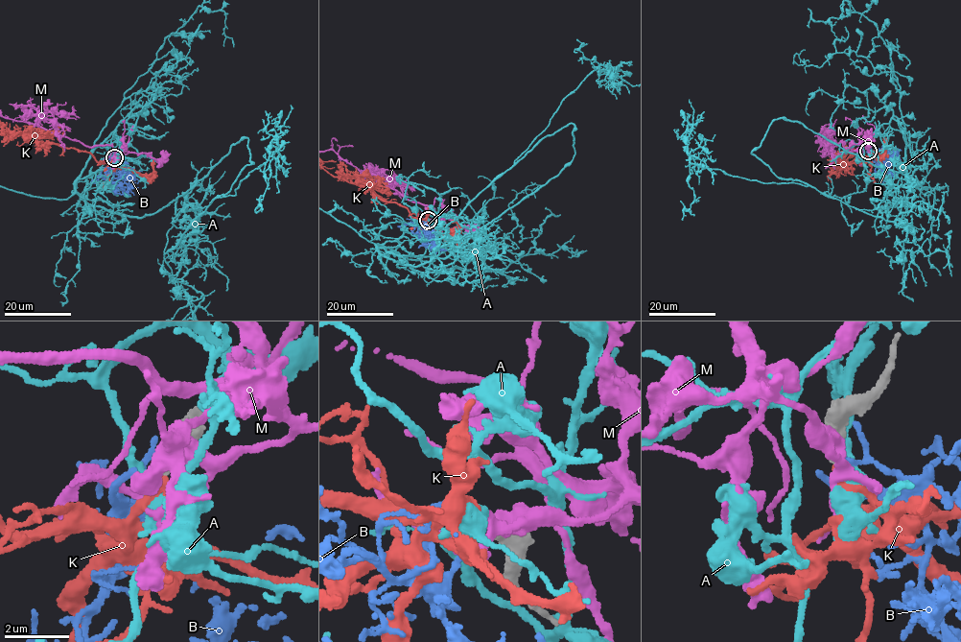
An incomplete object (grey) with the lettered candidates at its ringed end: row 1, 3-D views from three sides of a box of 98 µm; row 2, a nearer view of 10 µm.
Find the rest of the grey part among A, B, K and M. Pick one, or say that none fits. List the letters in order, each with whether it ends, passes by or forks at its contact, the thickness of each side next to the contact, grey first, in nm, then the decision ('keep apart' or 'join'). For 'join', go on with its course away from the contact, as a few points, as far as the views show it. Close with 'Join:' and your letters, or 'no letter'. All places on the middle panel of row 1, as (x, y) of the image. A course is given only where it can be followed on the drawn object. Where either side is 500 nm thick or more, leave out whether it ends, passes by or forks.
A: it passes by; calibres 280 and 400 nm; keep apart
B: it passes by; calibres 400 and 120 nm; keep apart
K: it passes by; calibres 320 and 240 nm; join
M: calibres 550 and 460 nm; keep apart
Join: K

